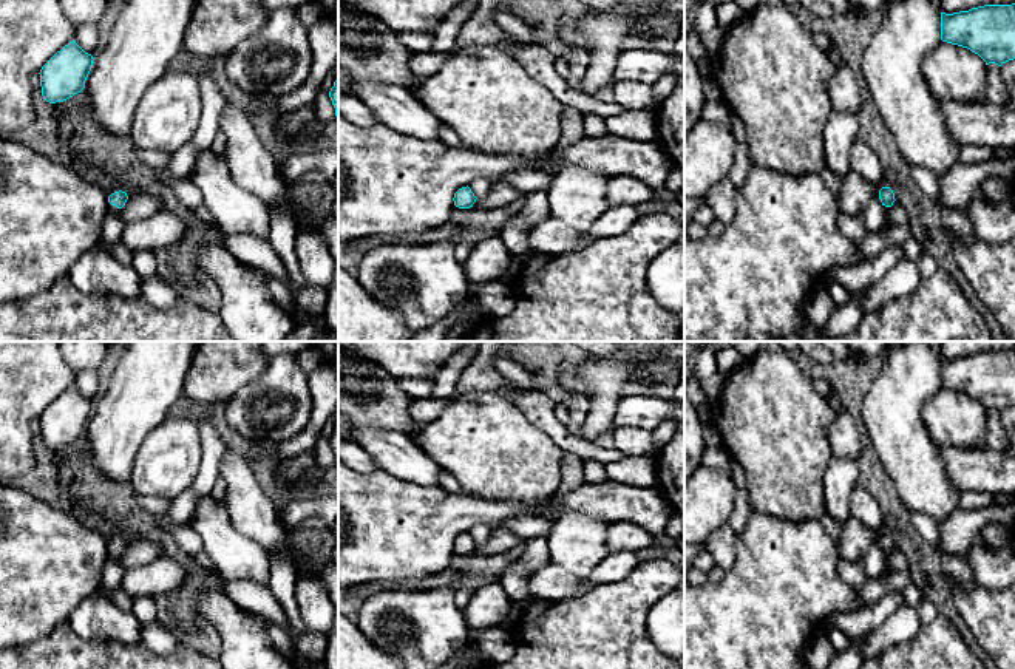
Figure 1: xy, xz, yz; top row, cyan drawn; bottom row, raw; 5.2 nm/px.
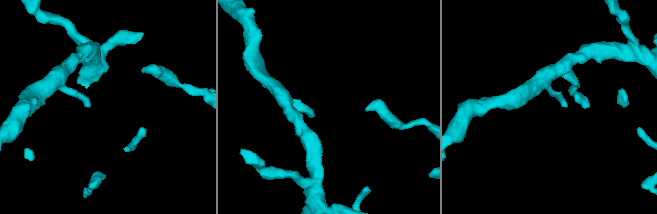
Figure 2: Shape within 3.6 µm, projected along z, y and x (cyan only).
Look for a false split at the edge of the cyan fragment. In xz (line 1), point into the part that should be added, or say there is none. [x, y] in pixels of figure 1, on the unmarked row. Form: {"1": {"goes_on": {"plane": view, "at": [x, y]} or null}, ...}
{"1": {"goes_on": null}}

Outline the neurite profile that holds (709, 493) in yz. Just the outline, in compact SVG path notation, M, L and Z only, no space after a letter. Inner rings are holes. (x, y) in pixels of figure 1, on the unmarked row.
M698 467L684 481L684 544L703 544L728 524L735 491L734 479L712 467Z

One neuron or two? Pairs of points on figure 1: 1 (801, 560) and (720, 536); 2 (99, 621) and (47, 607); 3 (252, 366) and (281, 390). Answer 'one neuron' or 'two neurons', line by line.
1: two neurons
2: two neurons
3: two neurons

